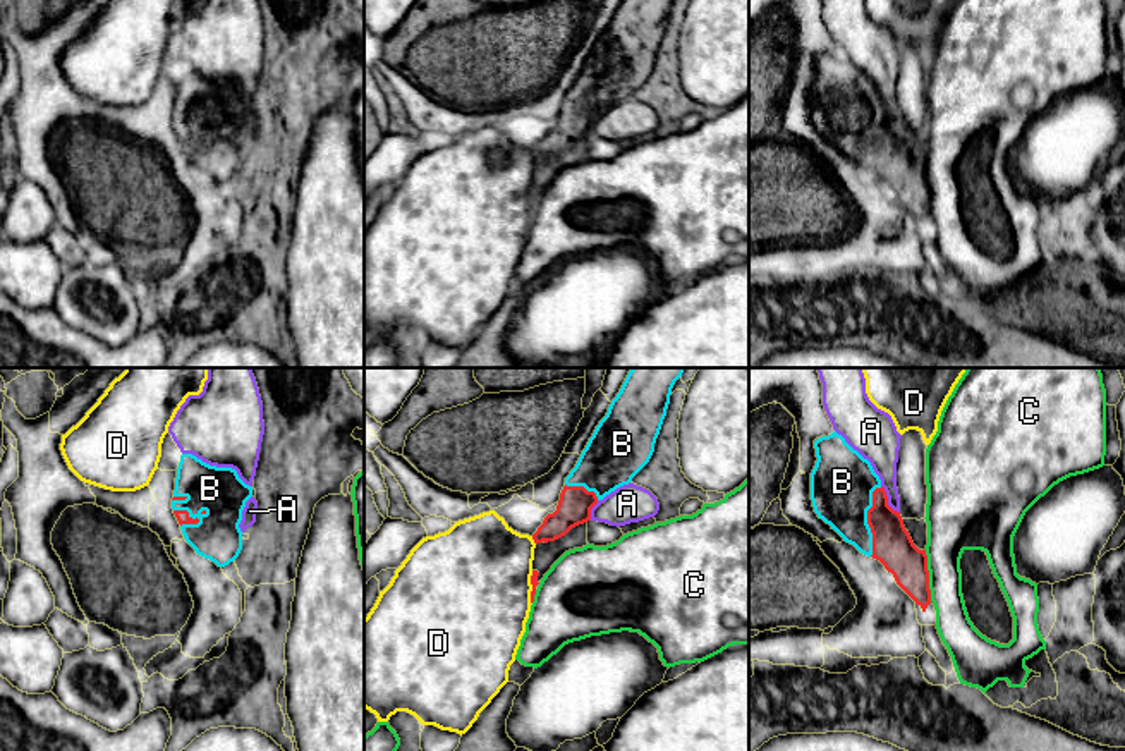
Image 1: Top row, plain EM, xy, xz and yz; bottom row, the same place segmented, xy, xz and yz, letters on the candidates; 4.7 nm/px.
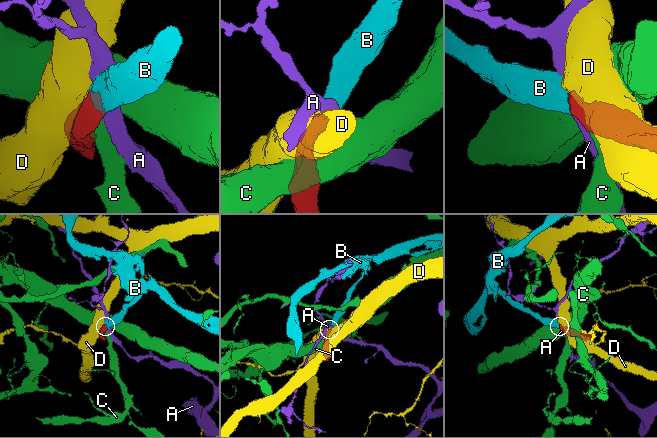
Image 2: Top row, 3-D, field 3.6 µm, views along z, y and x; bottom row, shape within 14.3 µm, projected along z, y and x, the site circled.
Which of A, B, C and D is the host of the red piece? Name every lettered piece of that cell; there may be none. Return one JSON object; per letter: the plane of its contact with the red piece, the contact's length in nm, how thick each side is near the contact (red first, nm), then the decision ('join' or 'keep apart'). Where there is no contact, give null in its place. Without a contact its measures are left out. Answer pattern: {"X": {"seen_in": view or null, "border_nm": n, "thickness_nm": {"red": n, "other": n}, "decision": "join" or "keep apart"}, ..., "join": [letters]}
{"A": {"seen_in": "yz", "border_nm": 160, "thickness_nm": {"red": 190, "other": 160}, "decision": "keep apart"}, "B": {"seen_in": "yz", "border_nm": 340, "thickness_nm": {"red": 190, "other": 300}, "decision": "join"}, "C": {"seen_in": "yz", "border_nm": 260, "thickness_nm": {"red": 190, "other": 220}, "decision": "keep apart"}, "D": {"seen_in": "xz", "border_nm": 50, "thickness_nm": {"red": 160, "other": 420}, "decision": "keep apart"}, "join": ["B"]}

